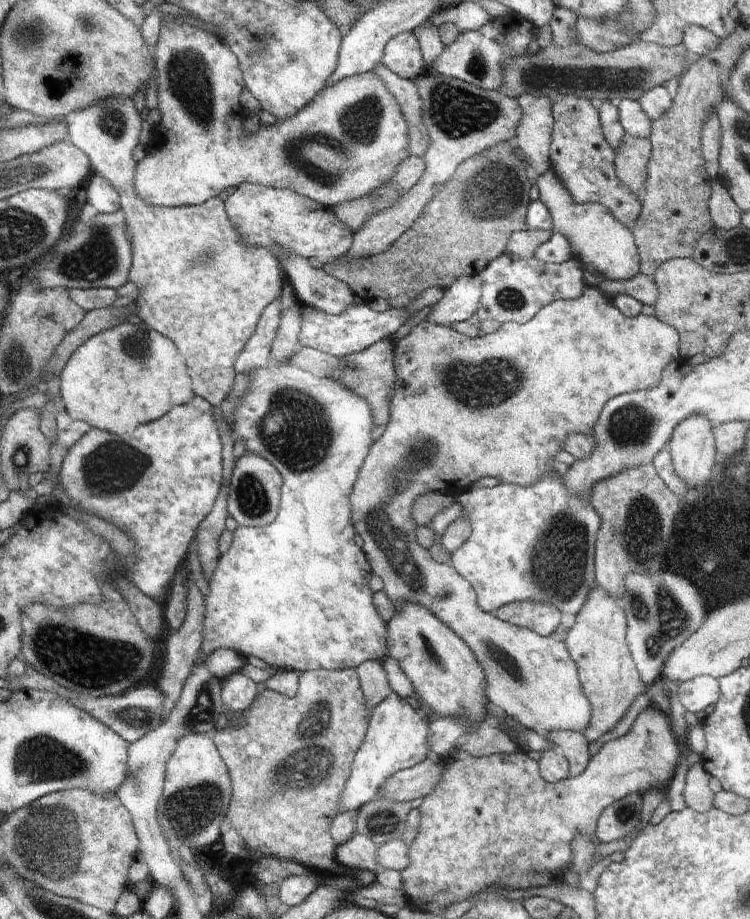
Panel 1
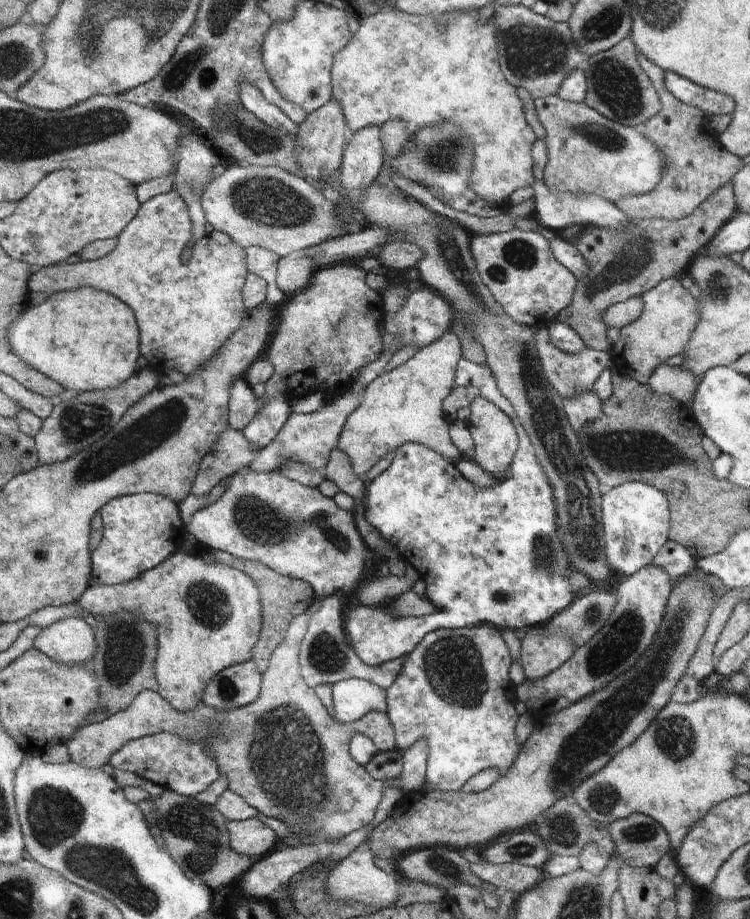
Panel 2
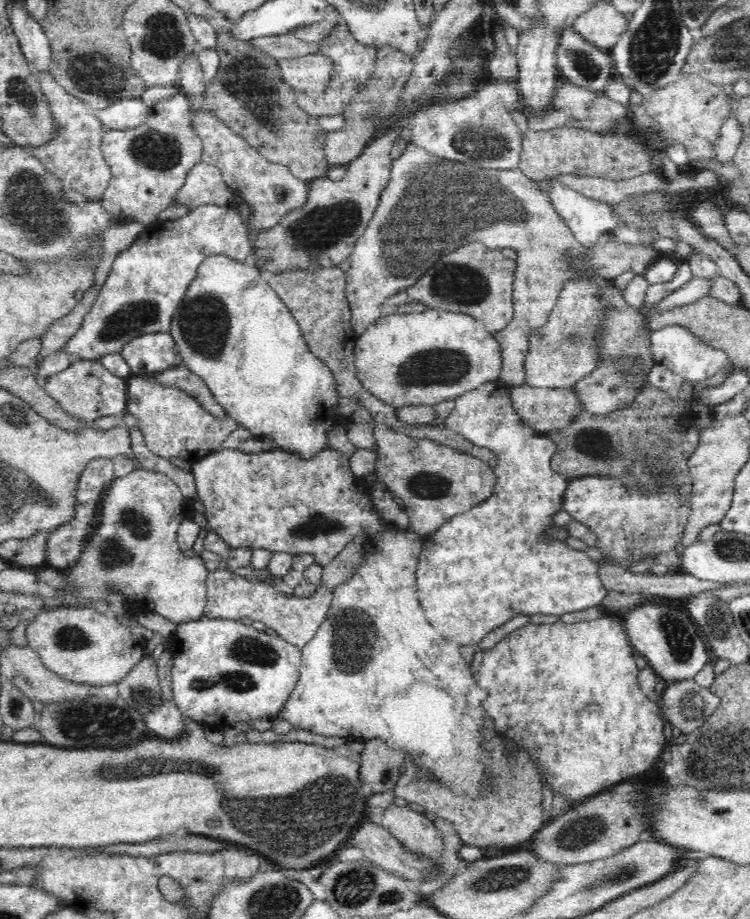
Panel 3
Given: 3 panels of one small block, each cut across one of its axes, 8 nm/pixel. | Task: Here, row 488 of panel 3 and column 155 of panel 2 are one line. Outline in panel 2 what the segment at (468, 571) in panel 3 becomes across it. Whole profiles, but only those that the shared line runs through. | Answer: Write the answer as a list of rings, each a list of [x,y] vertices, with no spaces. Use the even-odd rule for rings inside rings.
[[[135,493],[110,500],[100,511],[103,523],[102,541],[91,552],[89,586],[130,582],[156,568],[175,554],[187,540],[179,508],[168,496]]]

